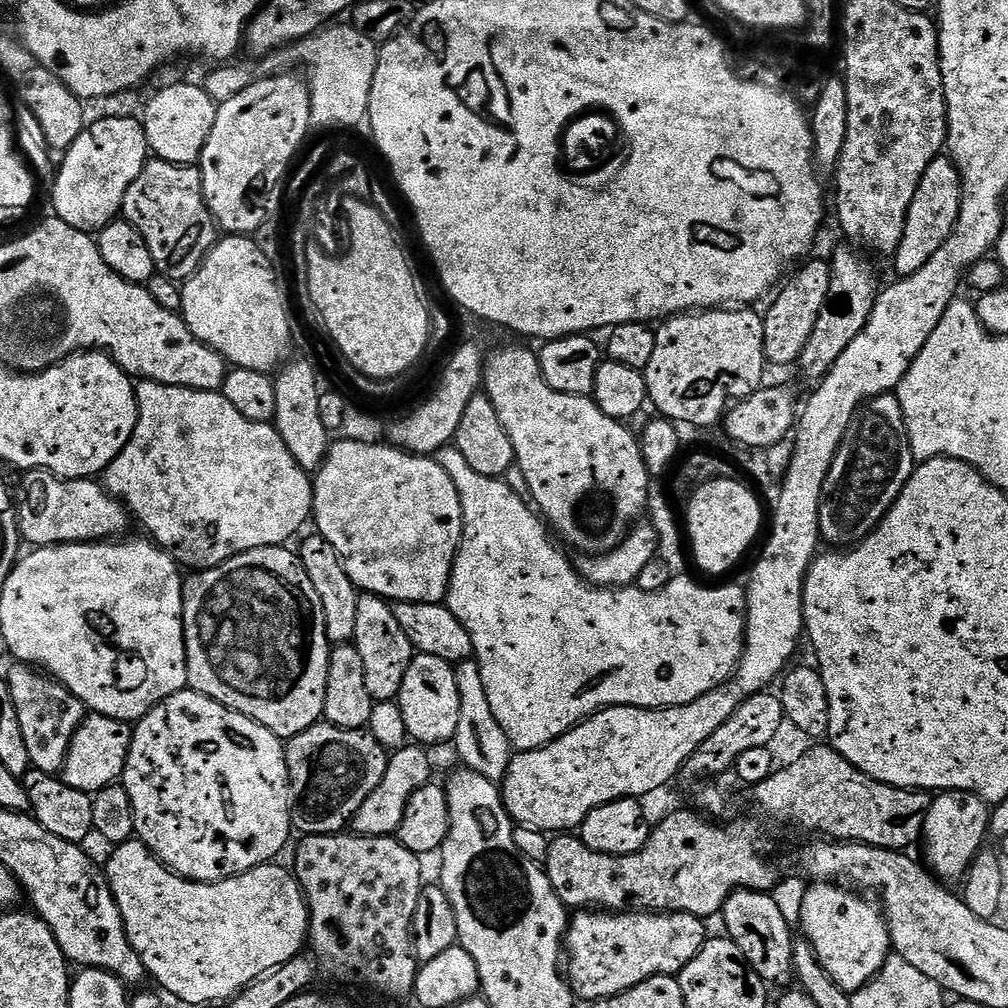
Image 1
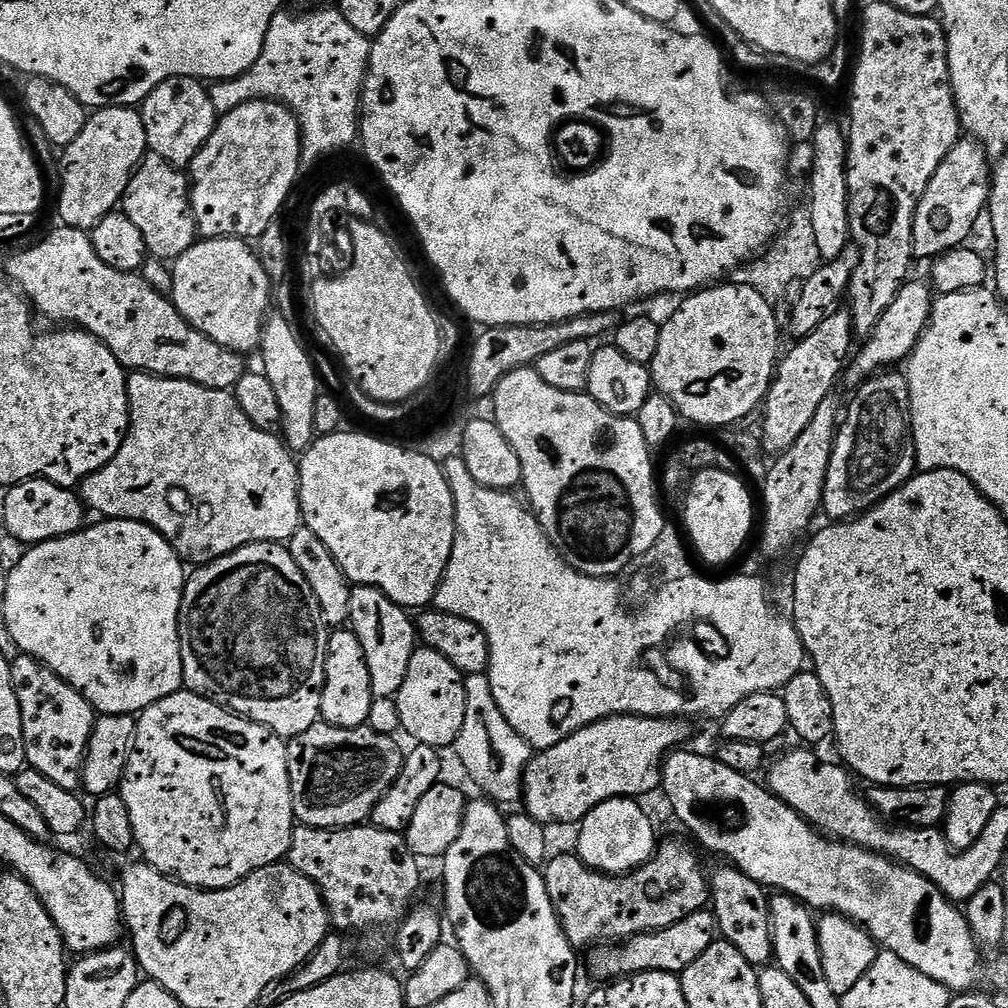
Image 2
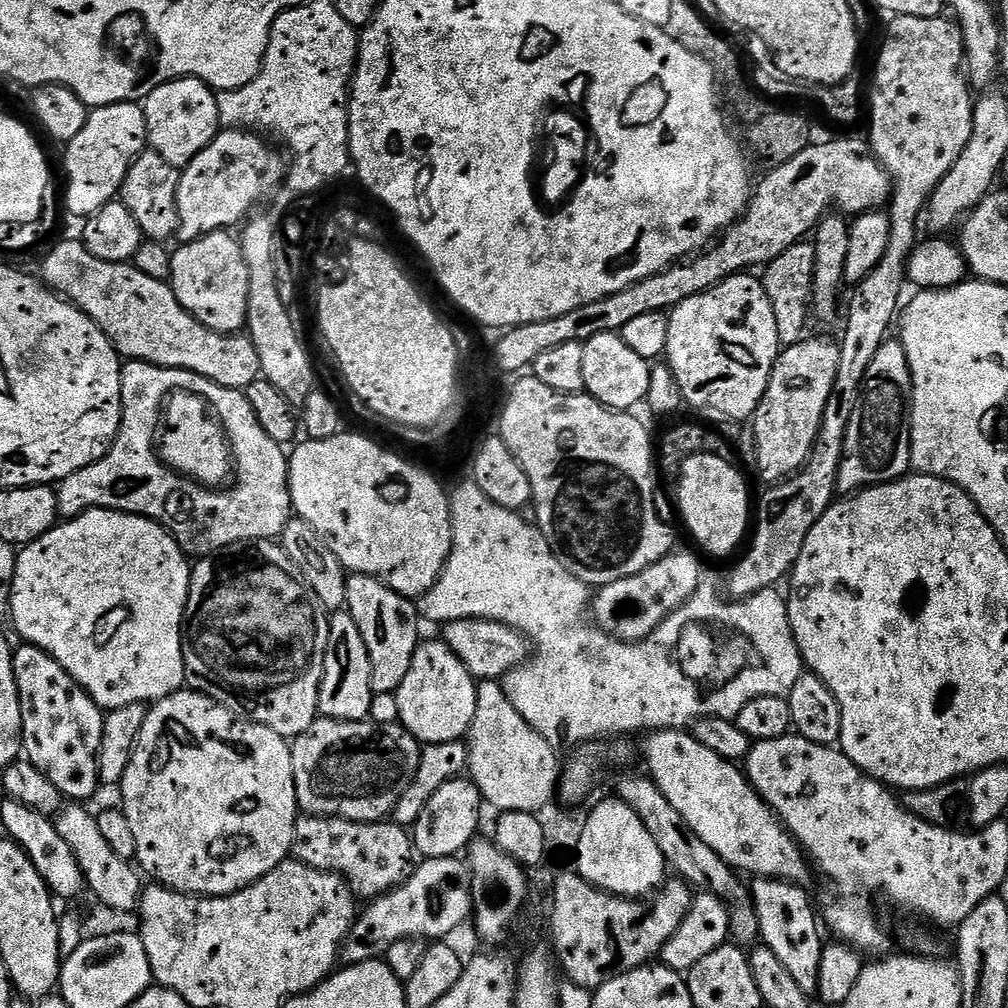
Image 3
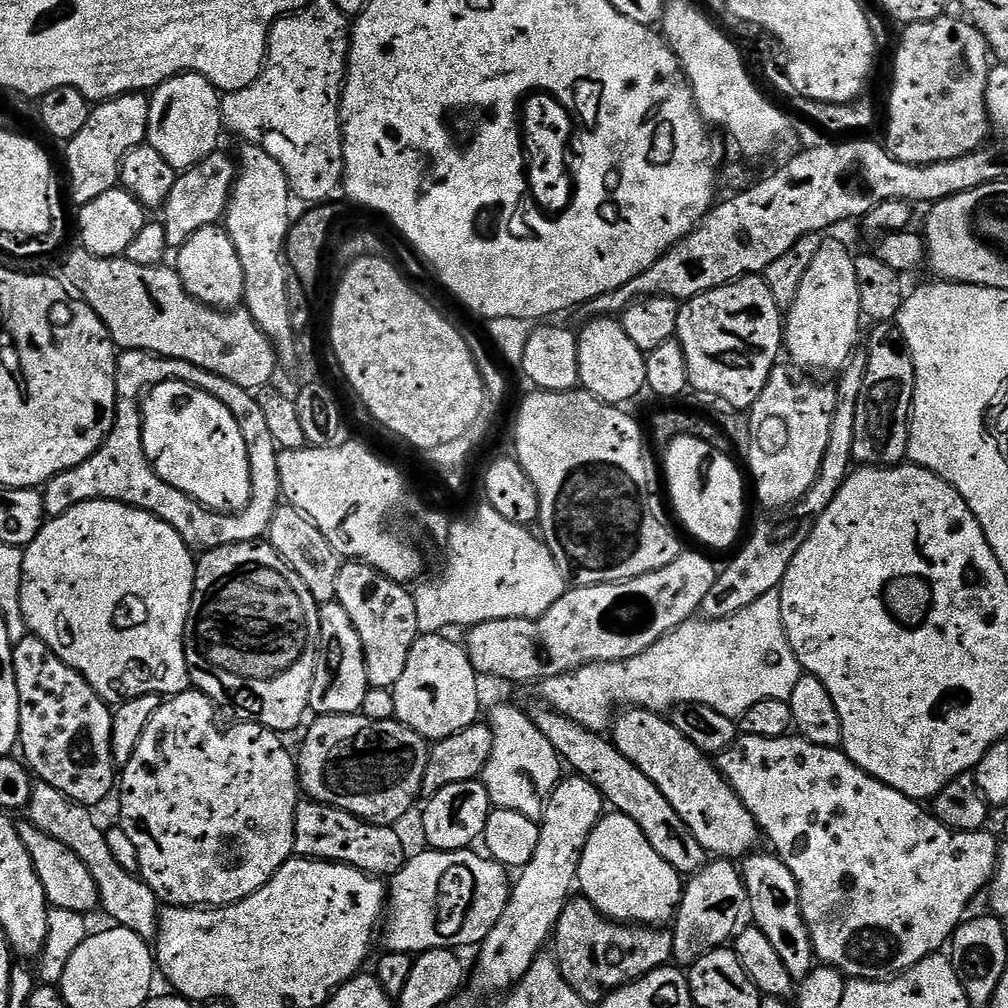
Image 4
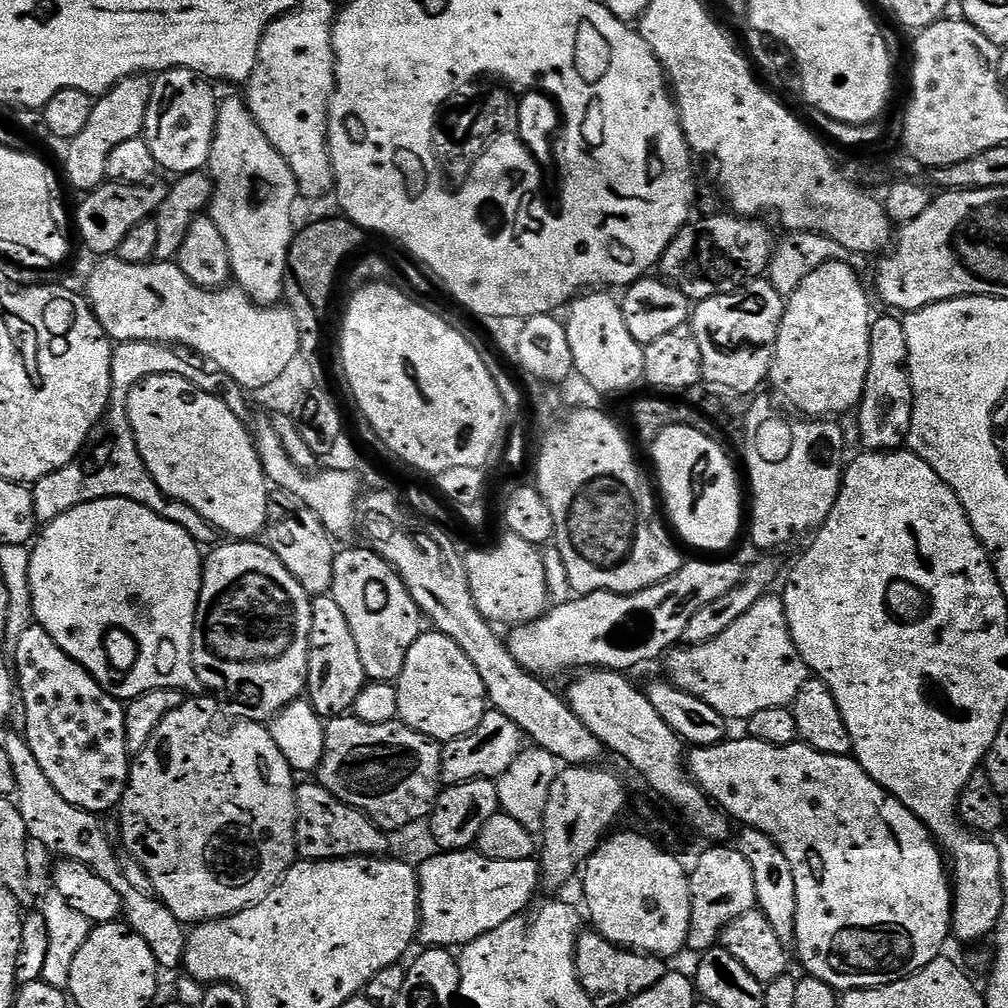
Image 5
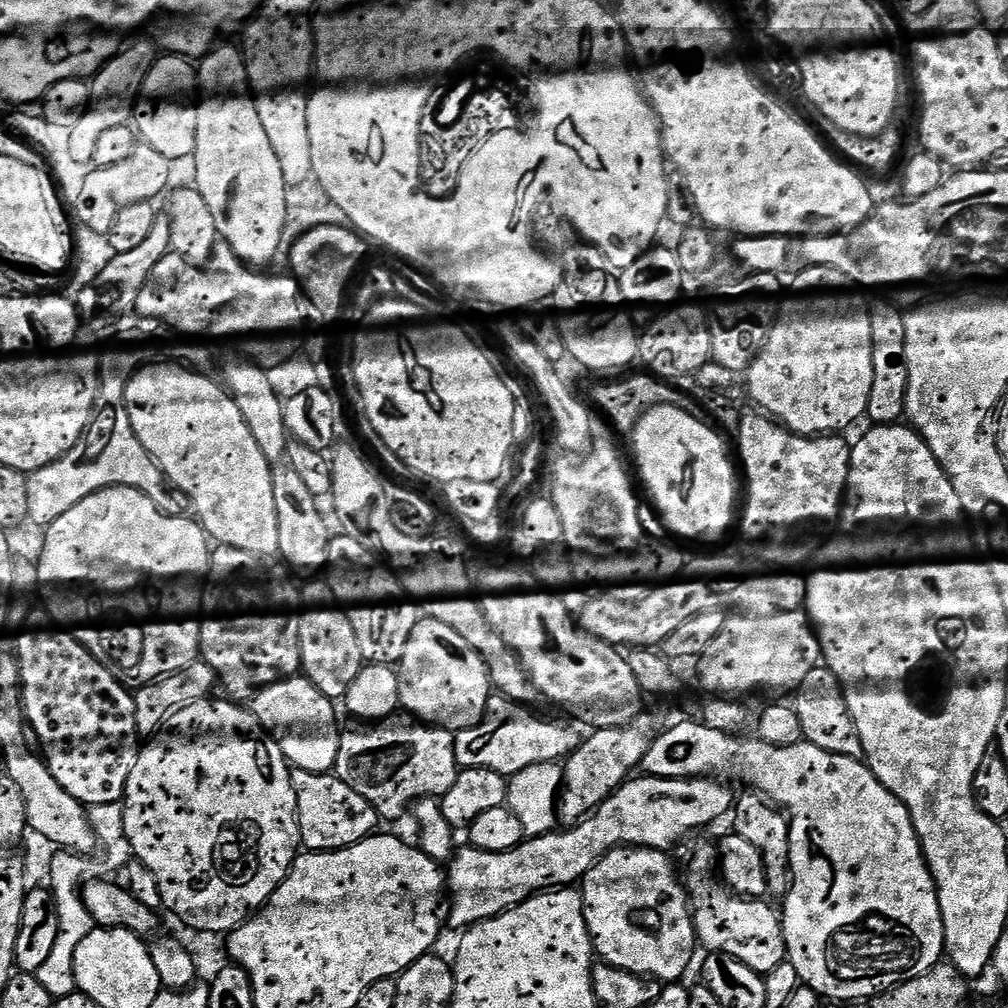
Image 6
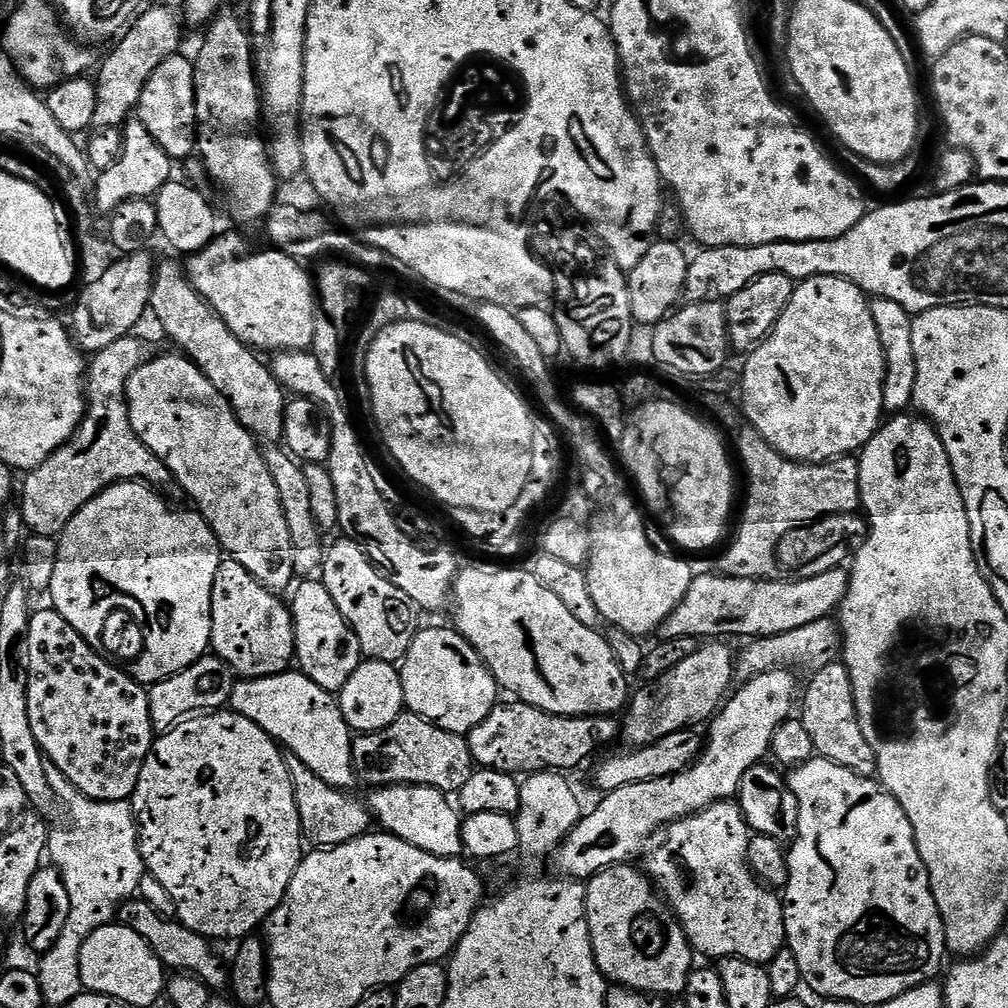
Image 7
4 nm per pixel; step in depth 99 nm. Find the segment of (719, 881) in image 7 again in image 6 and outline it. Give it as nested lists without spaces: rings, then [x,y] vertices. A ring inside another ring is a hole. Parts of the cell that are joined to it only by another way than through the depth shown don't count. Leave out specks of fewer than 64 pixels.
[[[700,852],[688,864],[686,887],[692,906],[692,920],[696,924],[696,939],[712,954],[738,958],[750,970],[766,974],[774,966],[786,963],[788,951],[784,941],[782,916],[764,898],[745,898],[736,895],[723,883],[718,882],[718,864],[706,853]]]

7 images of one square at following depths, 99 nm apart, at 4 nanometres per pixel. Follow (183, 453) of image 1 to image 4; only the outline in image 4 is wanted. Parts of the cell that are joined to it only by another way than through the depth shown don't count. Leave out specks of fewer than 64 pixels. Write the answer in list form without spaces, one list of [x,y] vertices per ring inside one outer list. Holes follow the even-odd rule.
[[[124,350],[116,357],[116,421],[110,434],[104,439],[104,445],[86,462],[66,470],[43,485],[44,510],[49,517],[60,516],[66,510],[78,506],[87,500],[113,500],[119,504],[128,504],[131,508],[141,508],[157,516],[162,522],[174,526],[186,542],[186,546],[203,554],[221,548],[227,544],[246,544],[256,542],[267,533],[276,509],[282,503],[278,458],[281,449],[274,442],[274,434],[262,414],[259,399],[249,389],[234,386],[218,374],[210,374],[190,362],[182,362],[165,356],[154,356],[151,352]],[[167,380],[187,380],[206,394],[218,398],[226,410],[234,414],[246,438],[248,457],[252,463],[252,497],[240,512],[215,512],[214,509],[200,504],[193,496],[174,490],[152,468],[152,463],[144,453],[142,430],[142,400],[147,389]]]

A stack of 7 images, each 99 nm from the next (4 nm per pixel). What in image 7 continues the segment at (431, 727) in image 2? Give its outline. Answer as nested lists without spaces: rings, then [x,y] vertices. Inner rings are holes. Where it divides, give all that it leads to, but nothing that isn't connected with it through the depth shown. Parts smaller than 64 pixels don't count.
[[[421,627],[399,669],[405,709],[447,732],[467,734],[497,707],[496,679],[472,649],[472,643],[461,636],[455,627]]]

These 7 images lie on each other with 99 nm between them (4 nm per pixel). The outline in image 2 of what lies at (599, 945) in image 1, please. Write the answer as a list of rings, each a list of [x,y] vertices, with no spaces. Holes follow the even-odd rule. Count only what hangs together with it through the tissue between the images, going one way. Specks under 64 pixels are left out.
[[[701,910],[682,918],[669,928],[657,932],[644,932],[641,936],[631,936],[623,942],[608,942],[597,947],[588,960],[588,972],[596,982],[615,982],[625,976],[635,976],[637,972],[685,972],[718,939],[716,917],[711,911]]]

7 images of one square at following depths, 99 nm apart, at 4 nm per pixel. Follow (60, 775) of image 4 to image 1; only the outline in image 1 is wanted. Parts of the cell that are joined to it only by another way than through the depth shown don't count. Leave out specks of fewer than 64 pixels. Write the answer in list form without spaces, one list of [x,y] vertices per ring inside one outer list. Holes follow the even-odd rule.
[[[19,662],[11,666],[13,668],[6,673],[6,679],[10,686],[10,698],[14,700],[14,711],[18,714],[18,726],[22,728],[22,742],[26,742],[26,754],[30,754],[30,765],[37,772],[59,773],[64,767],[68,744],[86,715],[84,704],[69,688],[59,684],[51,676],[41,674],[35,667]]]

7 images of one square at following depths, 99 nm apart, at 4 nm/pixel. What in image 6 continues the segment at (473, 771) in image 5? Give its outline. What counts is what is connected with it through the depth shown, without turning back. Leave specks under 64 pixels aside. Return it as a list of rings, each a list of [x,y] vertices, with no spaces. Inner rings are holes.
[[[496,694],[488,701],[483,720],[473,728],[462,728],[455,733],[454,754],[461,769],[494,770],[506,778],[535,764],[555,764],[572,755],[582,743],[582,736],[571,732],[564,724],[554,724],[532,713],[531,707],[505,700]]]

